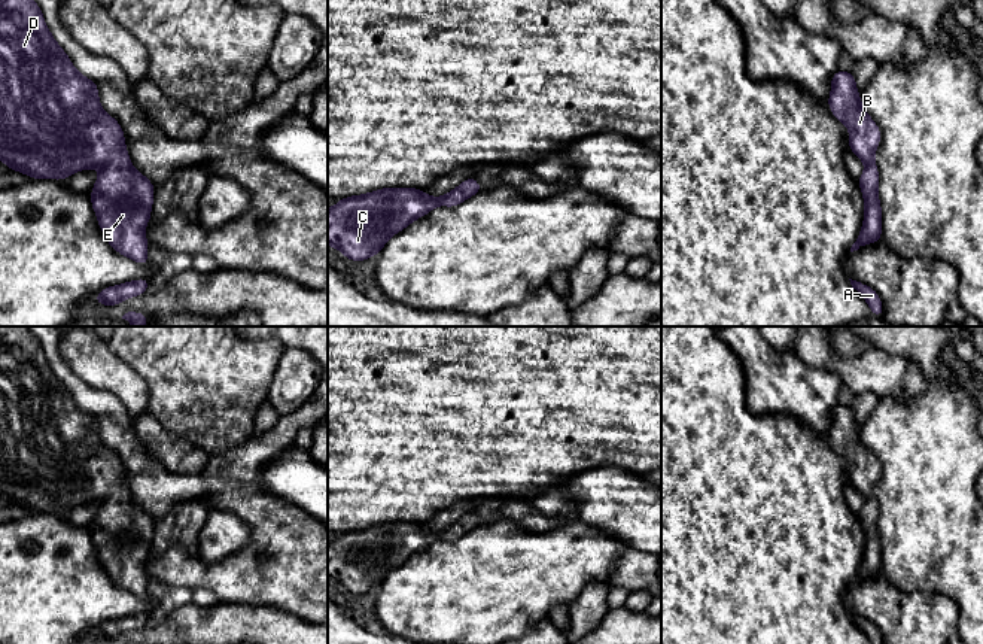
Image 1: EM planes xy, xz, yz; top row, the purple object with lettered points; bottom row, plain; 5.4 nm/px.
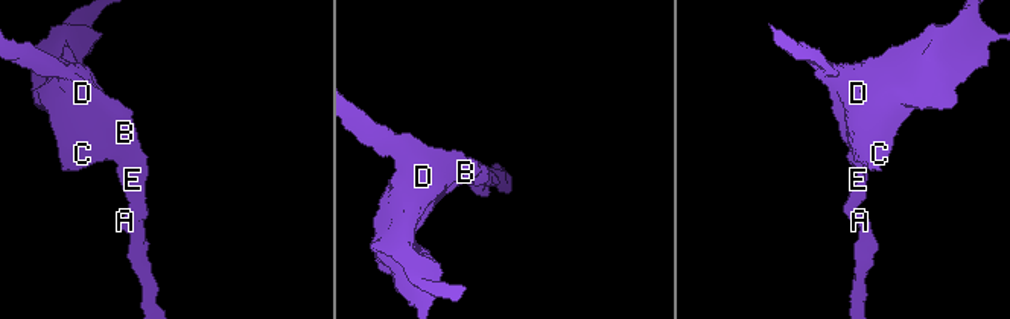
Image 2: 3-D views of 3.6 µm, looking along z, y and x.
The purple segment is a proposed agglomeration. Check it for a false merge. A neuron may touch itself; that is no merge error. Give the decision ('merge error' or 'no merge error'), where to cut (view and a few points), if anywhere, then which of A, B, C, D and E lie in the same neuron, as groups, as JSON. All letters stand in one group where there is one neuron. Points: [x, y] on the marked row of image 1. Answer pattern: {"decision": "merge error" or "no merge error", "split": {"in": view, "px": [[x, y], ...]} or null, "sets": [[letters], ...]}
{"decision": "no merge error", "split": null, "sets": [["A", "B", "C", "D", "E"]]}

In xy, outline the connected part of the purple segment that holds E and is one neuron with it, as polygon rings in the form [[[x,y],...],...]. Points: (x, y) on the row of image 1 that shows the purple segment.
[[[0,0],[0,161],[30,179],[63,180],[80,170],[100,168],[89,197],[106,240],[118,253],[143,265],[150,264],[144,227],[150,221],[155,186],[133,167],[122,127],[103,110],[97,82],[76,70],[34,0]]]

